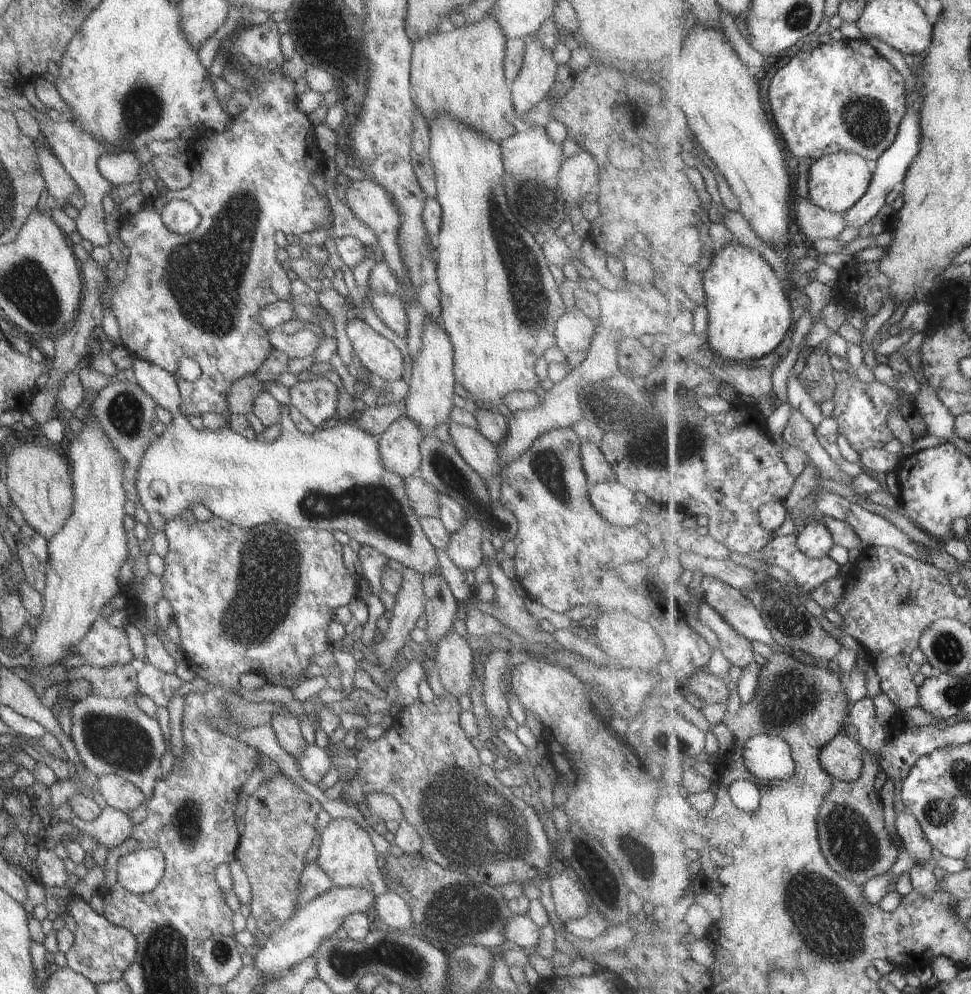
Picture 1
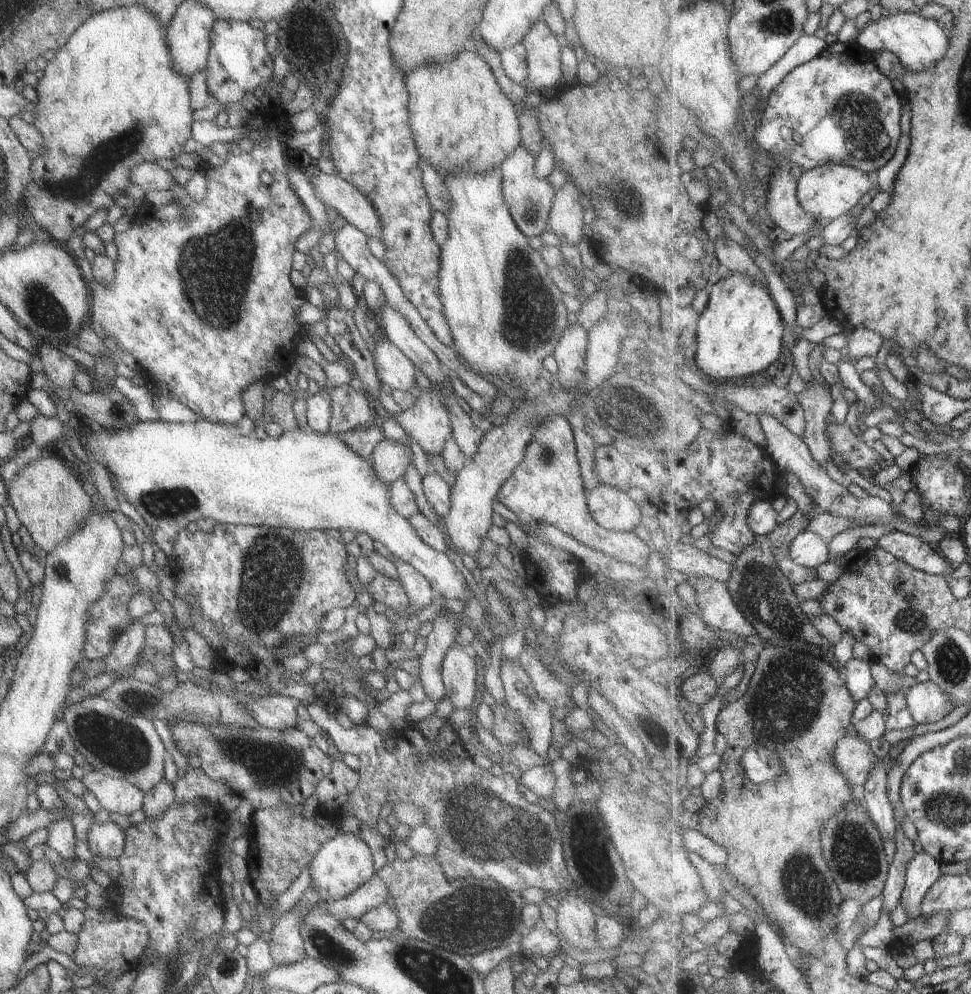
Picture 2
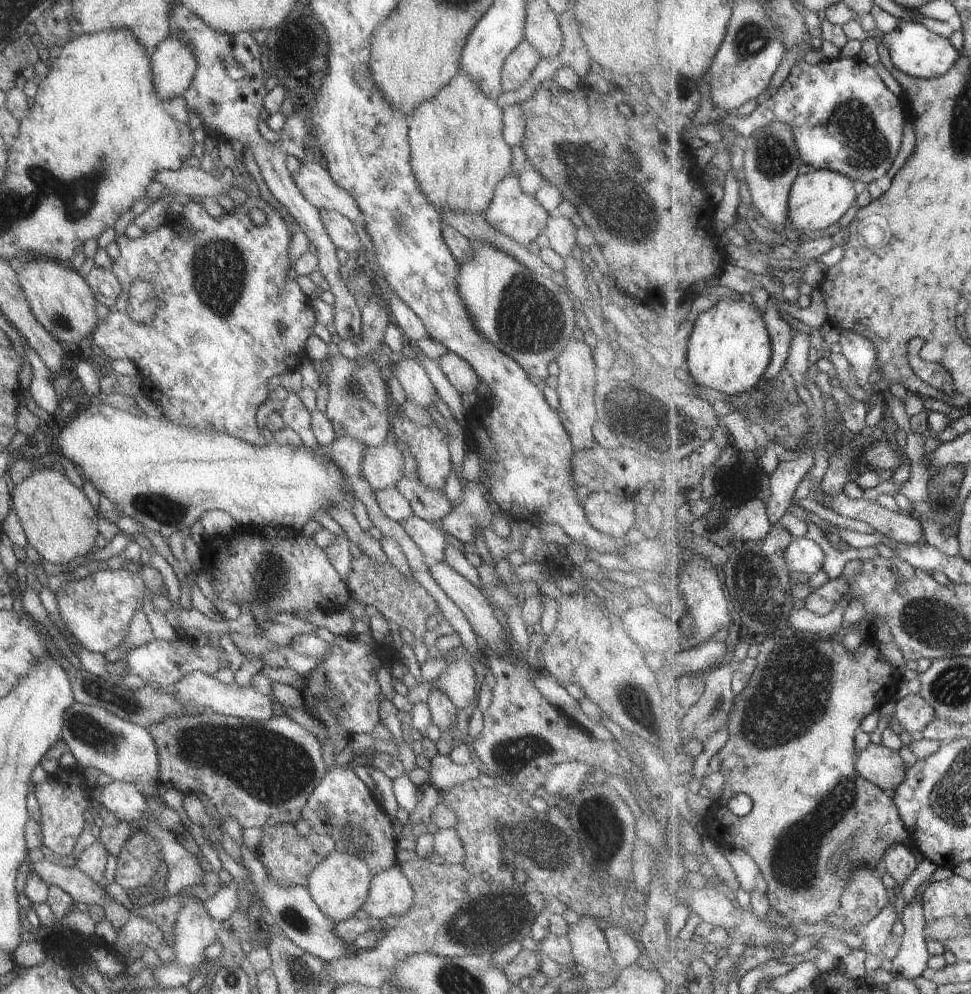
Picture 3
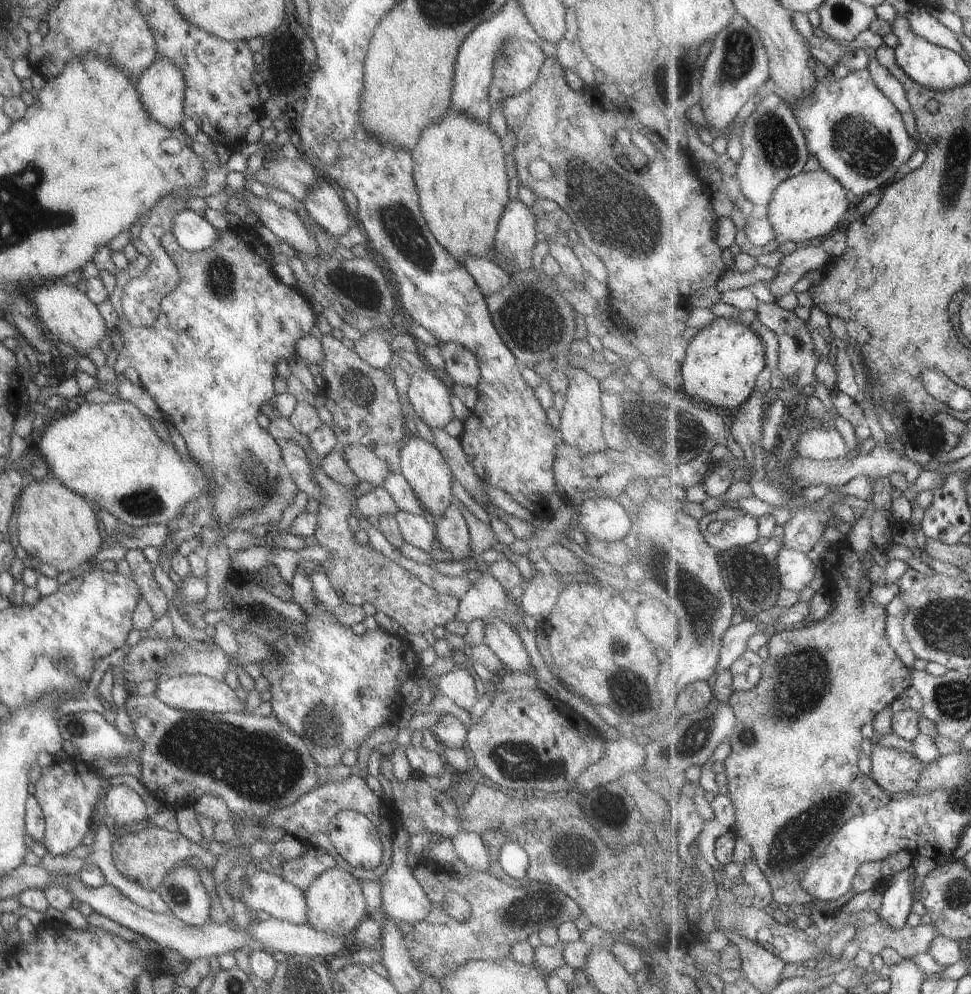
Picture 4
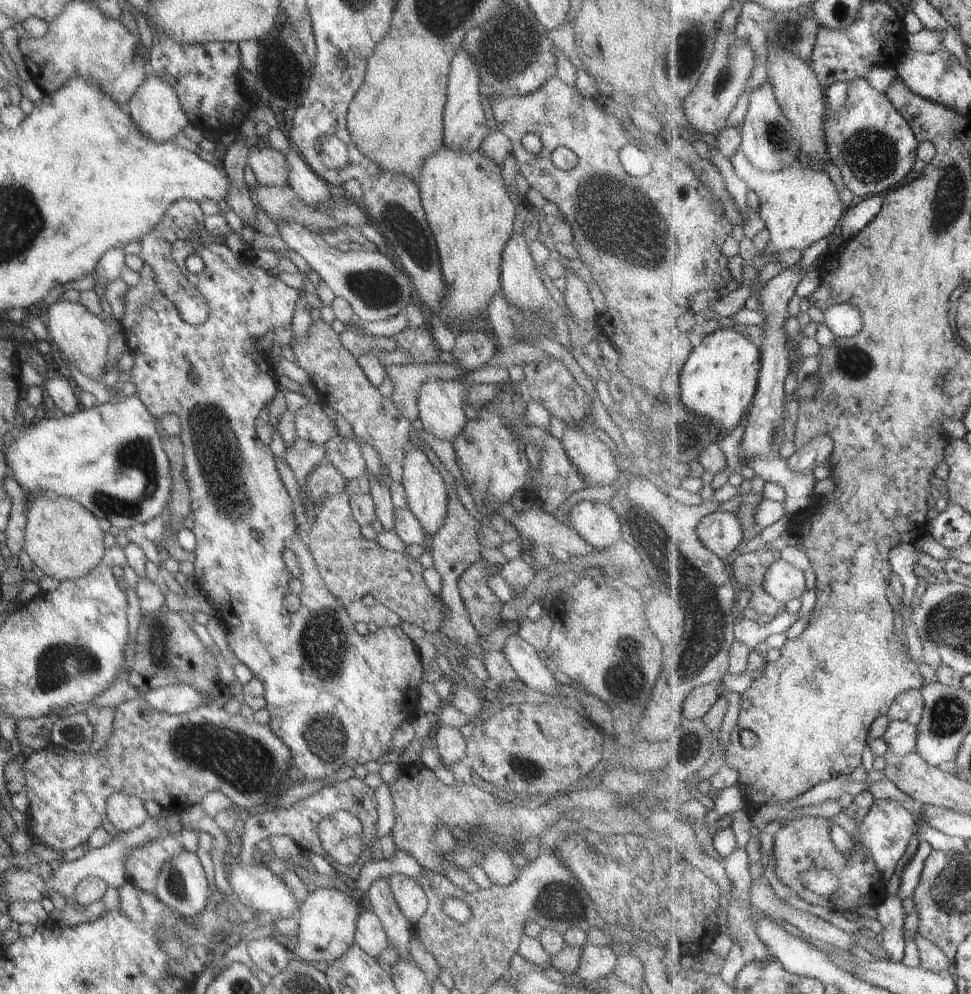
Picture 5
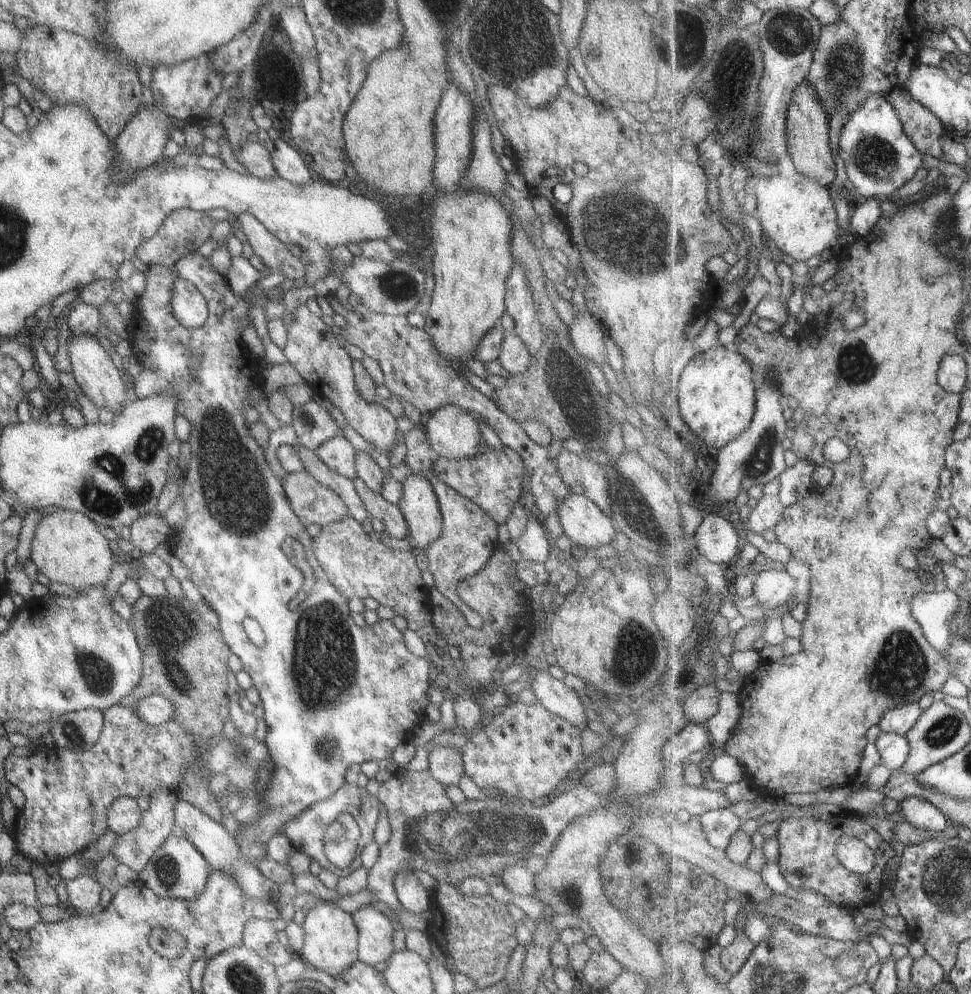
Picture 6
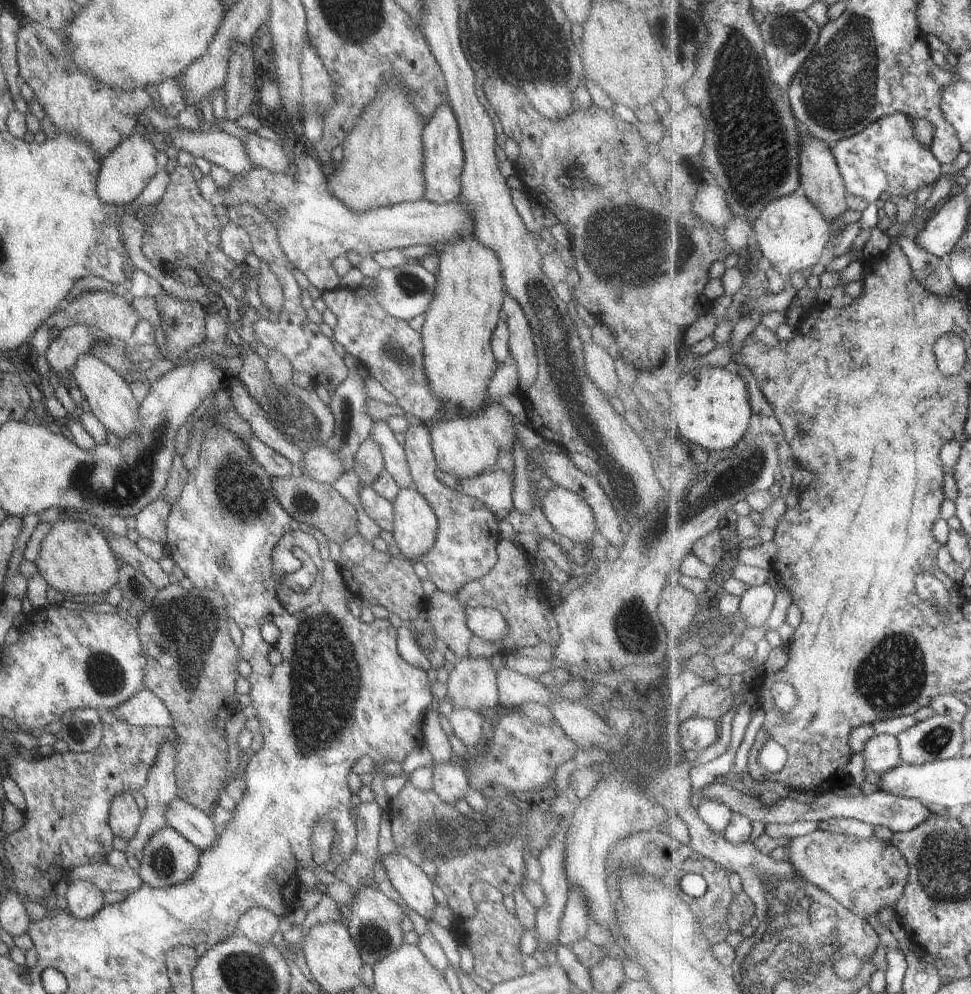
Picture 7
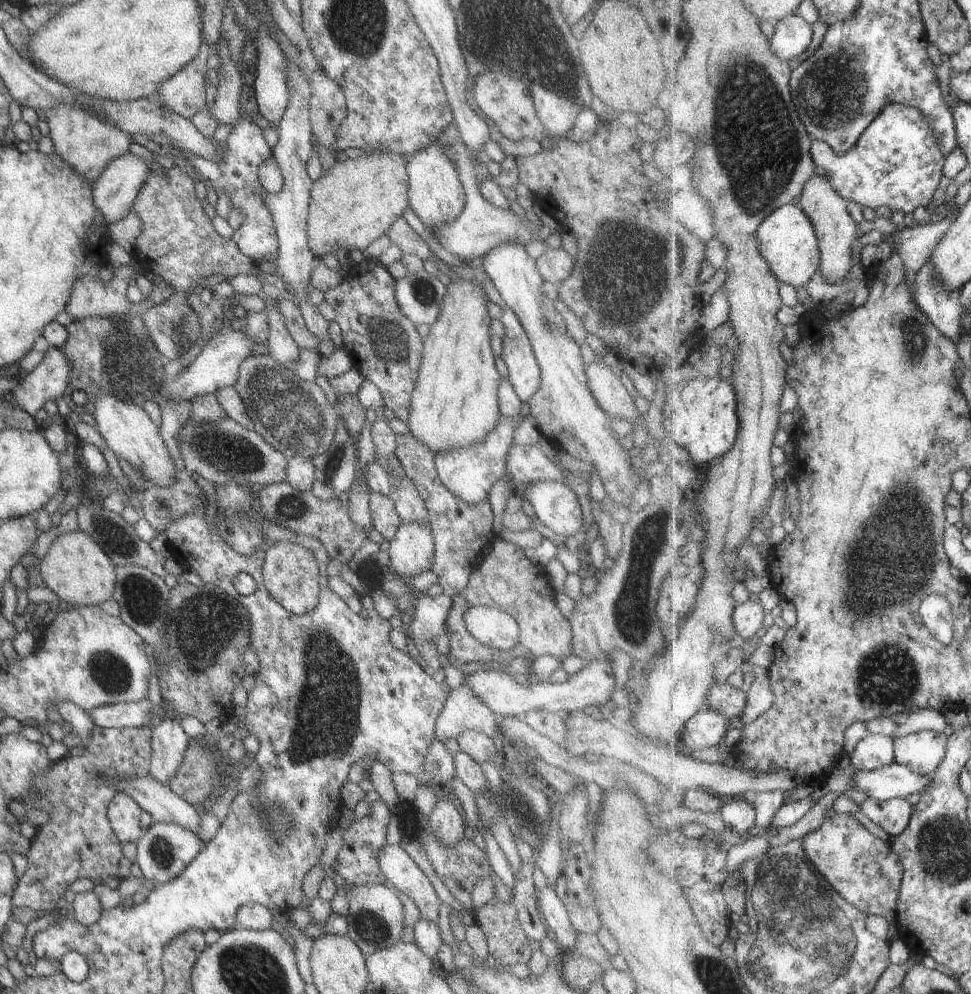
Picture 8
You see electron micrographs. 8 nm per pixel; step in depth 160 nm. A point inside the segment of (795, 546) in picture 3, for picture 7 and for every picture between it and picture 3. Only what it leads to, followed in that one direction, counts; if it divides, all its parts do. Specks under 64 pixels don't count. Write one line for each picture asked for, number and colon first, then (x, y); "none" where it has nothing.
4: (796, 570)
5: (784, 581)
6: (771, 588)
7: (756, 604)

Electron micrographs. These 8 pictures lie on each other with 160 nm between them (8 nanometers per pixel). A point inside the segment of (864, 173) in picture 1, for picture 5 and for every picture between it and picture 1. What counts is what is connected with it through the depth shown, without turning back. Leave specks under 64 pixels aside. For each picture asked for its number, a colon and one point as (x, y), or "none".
2: (828, 191)
3: (818, 199)
4: (813, 204)
5: (810, 208)

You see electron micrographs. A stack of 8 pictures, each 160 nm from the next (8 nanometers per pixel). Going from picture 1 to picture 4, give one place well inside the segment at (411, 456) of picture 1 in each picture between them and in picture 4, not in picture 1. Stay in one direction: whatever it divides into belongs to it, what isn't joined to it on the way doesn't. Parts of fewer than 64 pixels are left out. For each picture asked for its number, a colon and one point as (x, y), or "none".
2: (388, 459)
3: (381, 466)
4: (362, 462)

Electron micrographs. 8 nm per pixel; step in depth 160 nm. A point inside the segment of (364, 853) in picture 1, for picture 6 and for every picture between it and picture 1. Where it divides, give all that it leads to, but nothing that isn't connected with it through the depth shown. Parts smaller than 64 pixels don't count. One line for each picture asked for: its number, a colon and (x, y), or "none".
2: (342, 863)
3: (338, 885)
4: (335, 906)
5: (327, 917)
6: (329, 936)

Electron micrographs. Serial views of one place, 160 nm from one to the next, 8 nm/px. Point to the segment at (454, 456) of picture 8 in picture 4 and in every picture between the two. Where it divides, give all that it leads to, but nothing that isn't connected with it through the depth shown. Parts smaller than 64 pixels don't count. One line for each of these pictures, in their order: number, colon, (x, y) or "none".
4: (429, 398)
5: (439, 403)
6: (452, 433)
7: (464, 446)

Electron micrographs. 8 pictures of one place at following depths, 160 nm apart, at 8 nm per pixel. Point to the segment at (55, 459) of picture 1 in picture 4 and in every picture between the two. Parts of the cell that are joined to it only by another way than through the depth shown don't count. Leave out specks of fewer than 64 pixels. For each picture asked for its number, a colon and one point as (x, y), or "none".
2: (48, 500)
3: (58, 521)
4: (53, 524)

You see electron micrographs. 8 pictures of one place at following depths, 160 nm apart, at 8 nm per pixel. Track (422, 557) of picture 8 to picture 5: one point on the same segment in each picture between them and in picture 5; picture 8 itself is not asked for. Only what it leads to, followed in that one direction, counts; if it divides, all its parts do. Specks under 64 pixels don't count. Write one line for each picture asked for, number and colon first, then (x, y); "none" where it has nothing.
5: (424, 490)
6: (417, 503)
7: (414, 525)

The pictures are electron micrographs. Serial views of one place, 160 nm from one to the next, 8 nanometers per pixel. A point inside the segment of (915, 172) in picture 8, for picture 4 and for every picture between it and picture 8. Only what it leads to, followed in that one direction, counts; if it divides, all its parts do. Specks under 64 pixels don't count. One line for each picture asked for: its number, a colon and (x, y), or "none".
4: (852, 127)
5: (873, 145)
6: (879, 157)
7: (886, 159)

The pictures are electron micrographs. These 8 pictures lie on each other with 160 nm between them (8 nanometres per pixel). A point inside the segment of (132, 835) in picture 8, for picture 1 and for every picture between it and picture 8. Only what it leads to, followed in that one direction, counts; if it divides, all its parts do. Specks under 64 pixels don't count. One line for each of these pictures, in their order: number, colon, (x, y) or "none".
1: (118, 793)
2: (113, 794)
3: (120, 798)
4: (121, 803)
5: (125, 812)
6: (123, 814)
7: (123, 818)

